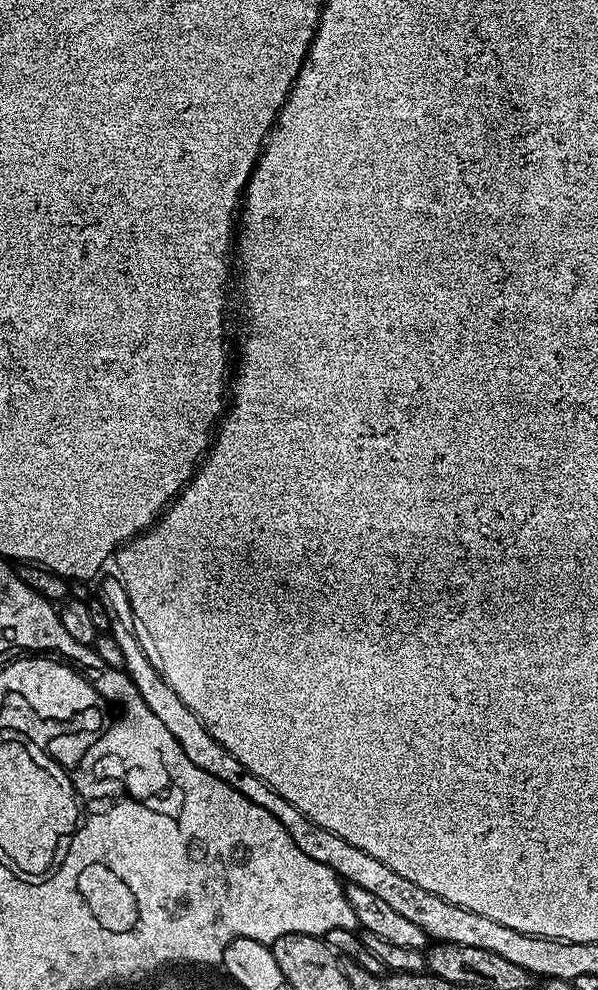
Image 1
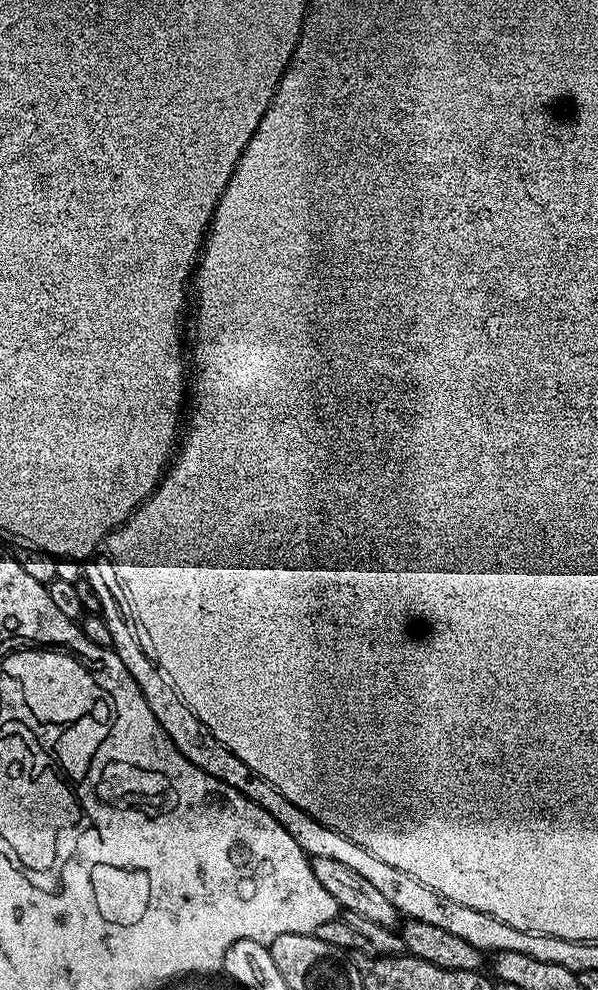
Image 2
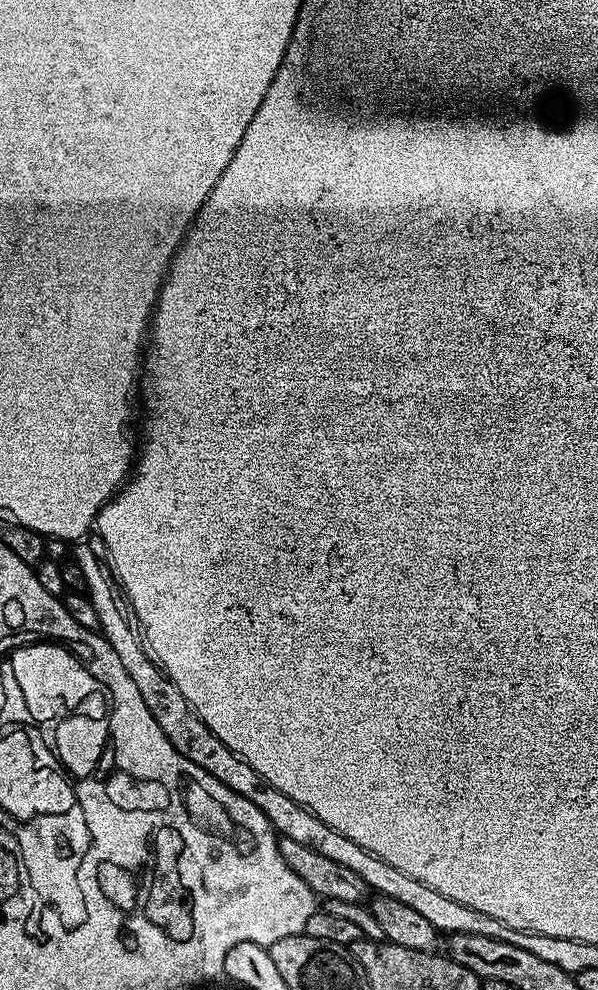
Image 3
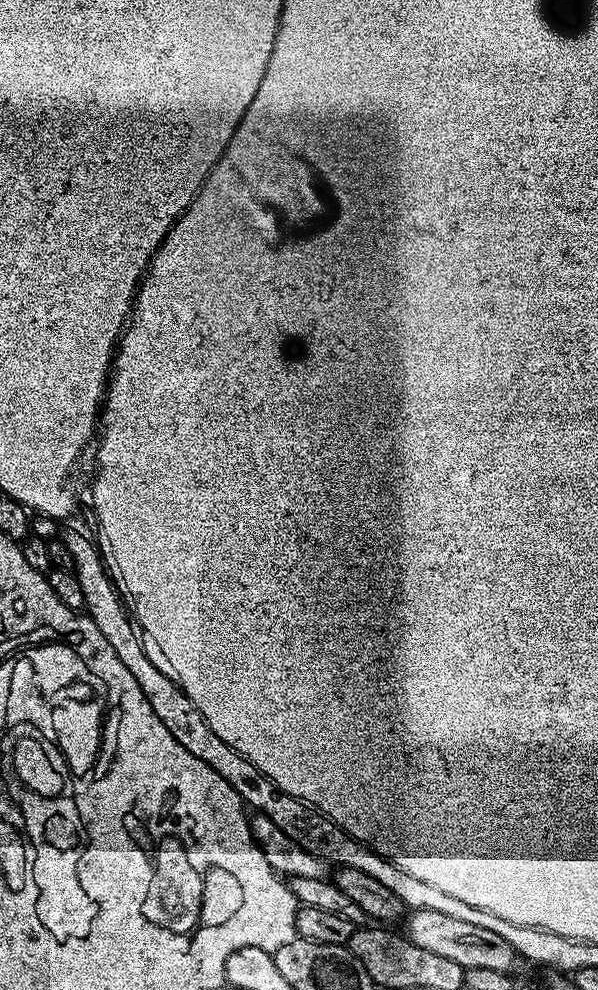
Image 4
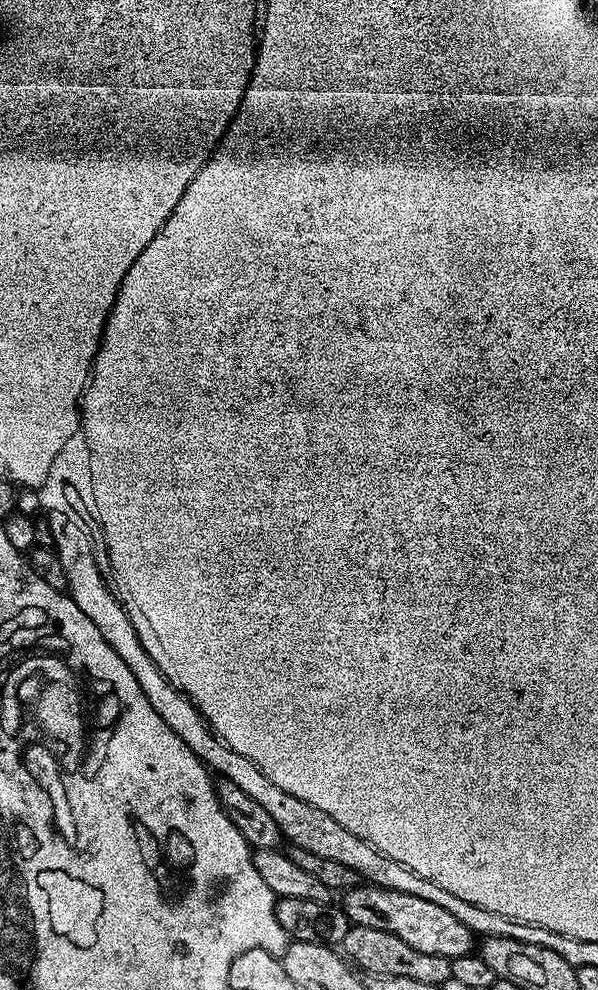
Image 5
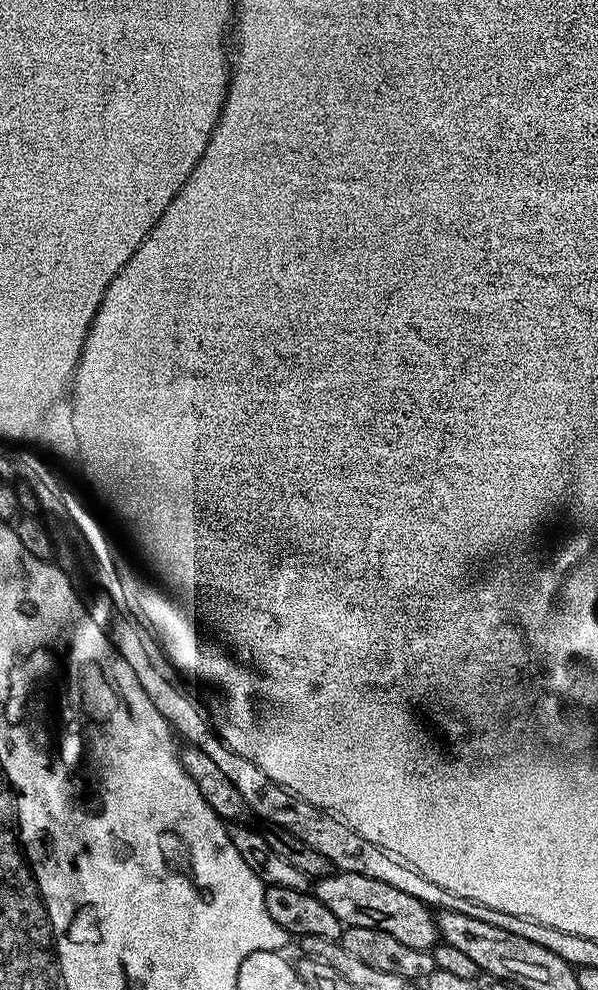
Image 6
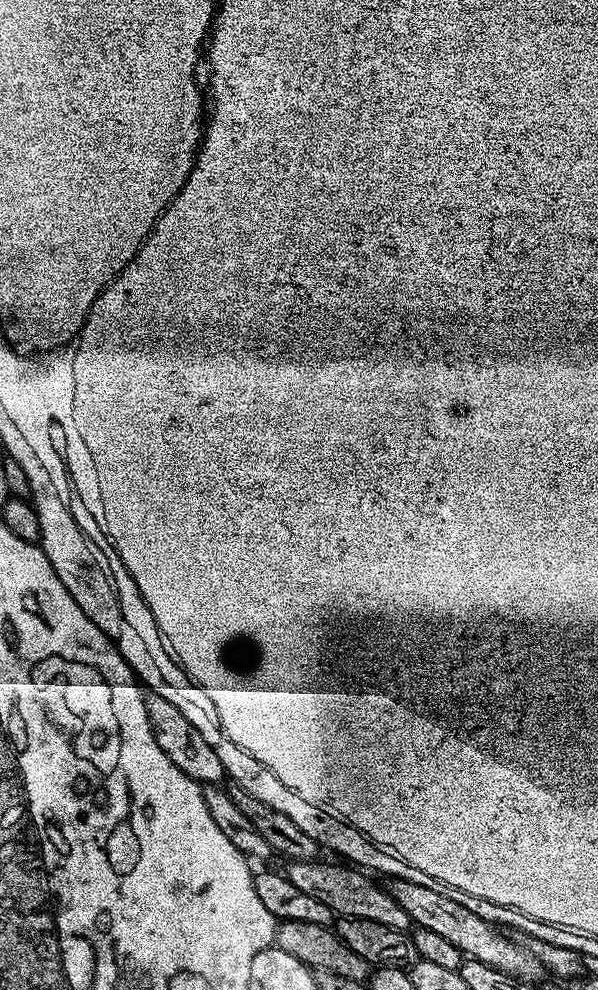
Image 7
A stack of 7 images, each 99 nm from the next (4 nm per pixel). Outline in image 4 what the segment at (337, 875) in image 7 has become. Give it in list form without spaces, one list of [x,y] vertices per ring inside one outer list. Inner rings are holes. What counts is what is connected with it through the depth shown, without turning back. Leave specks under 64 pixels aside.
[[[412,910],[407,913],[407,924],[406,935],[410,942],[414,942],[414,946],[422,946],[422,950],[430,950],[430,954],[438,954],[441,958],[450,958],[465,969],[473,967],[516,974],[522,965],[518,950],[514,950],[506,938],[482,926],[450,918],[450,914],[441,914],[438,910]]]

